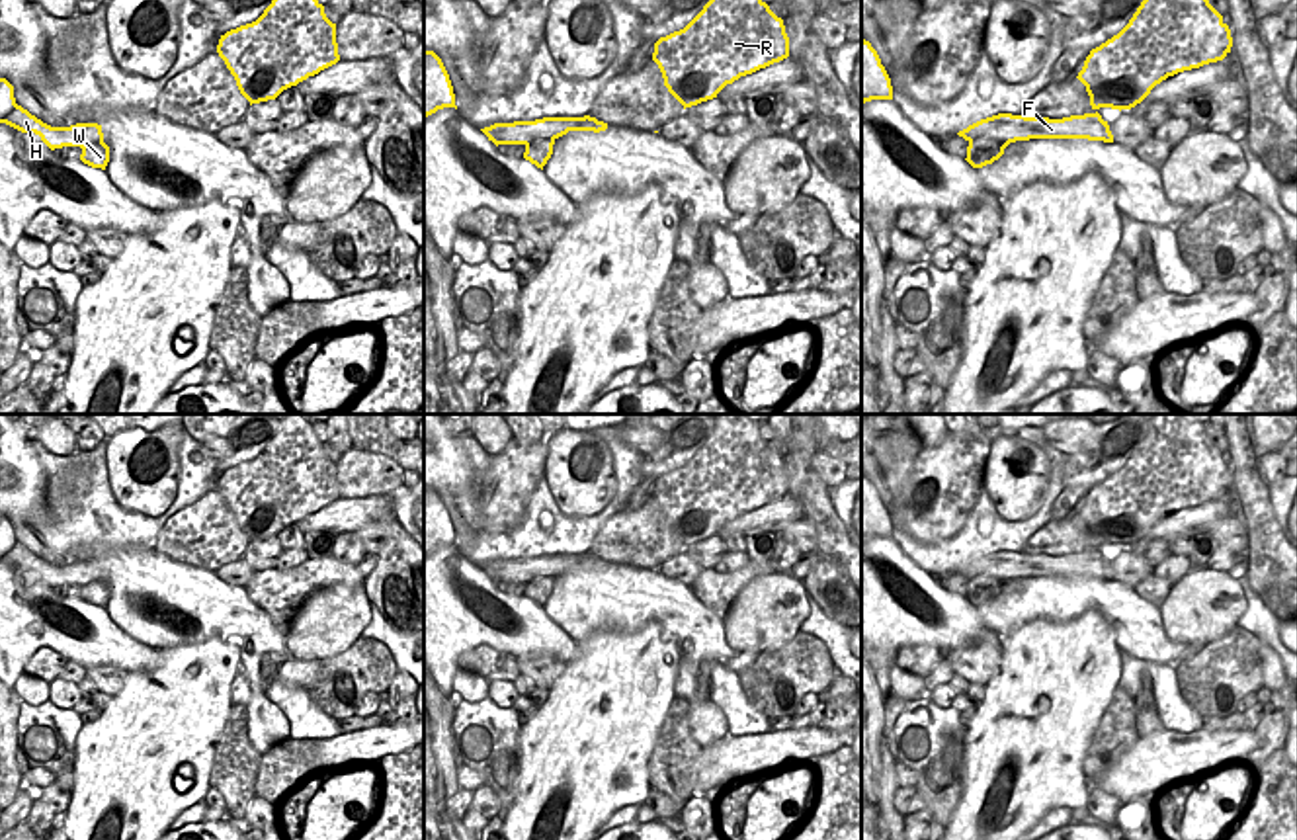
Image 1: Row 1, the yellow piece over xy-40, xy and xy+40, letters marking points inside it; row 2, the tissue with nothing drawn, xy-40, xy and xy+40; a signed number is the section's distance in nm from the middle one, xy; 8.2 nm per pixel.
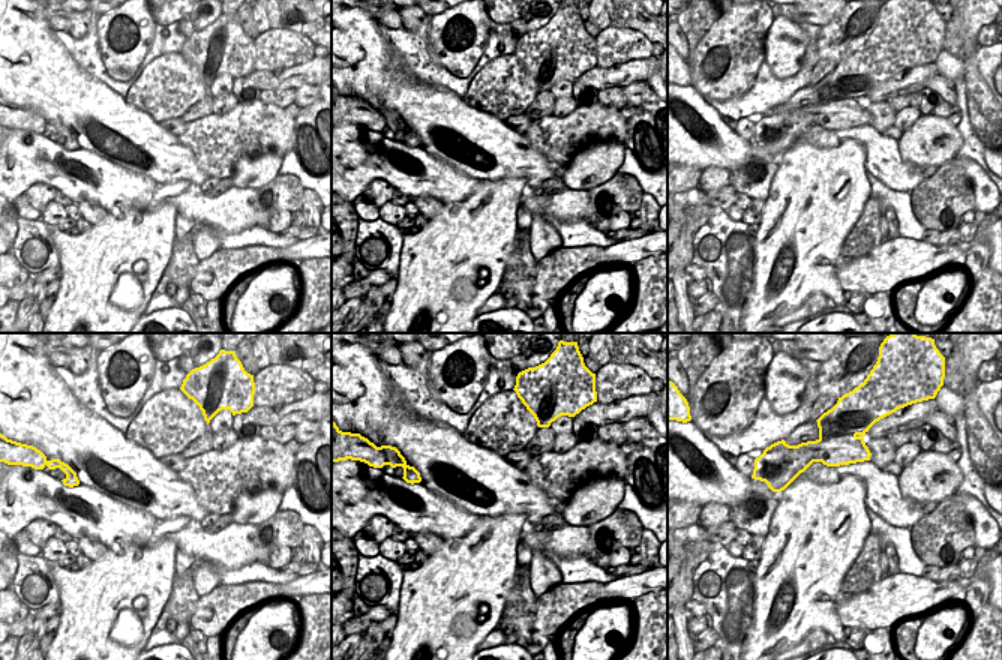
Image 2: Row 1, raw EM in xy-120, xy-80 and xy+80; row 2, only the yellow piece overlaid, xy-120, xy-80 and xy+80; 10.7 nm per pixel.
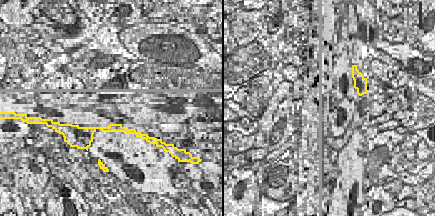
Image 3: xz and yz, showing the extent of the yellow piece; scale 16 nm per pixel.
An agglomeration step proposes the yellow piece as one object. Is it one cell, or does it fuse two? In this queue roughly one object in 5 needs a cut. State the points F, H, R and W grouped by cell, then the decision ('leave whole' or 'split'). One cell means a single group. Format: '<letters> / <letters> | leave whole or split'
F H / R W | split

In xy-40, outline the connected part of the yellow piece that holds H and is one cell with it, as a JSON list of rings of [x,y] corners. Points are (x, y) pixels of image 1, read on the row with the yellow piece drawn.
[[[0,78],[0,123],[6,123],[21,133],[35,133],[51,148],[80,147],[104,143],[102,125],[76,123],[70,127],[51,127],[16,104],[14,86]]]

